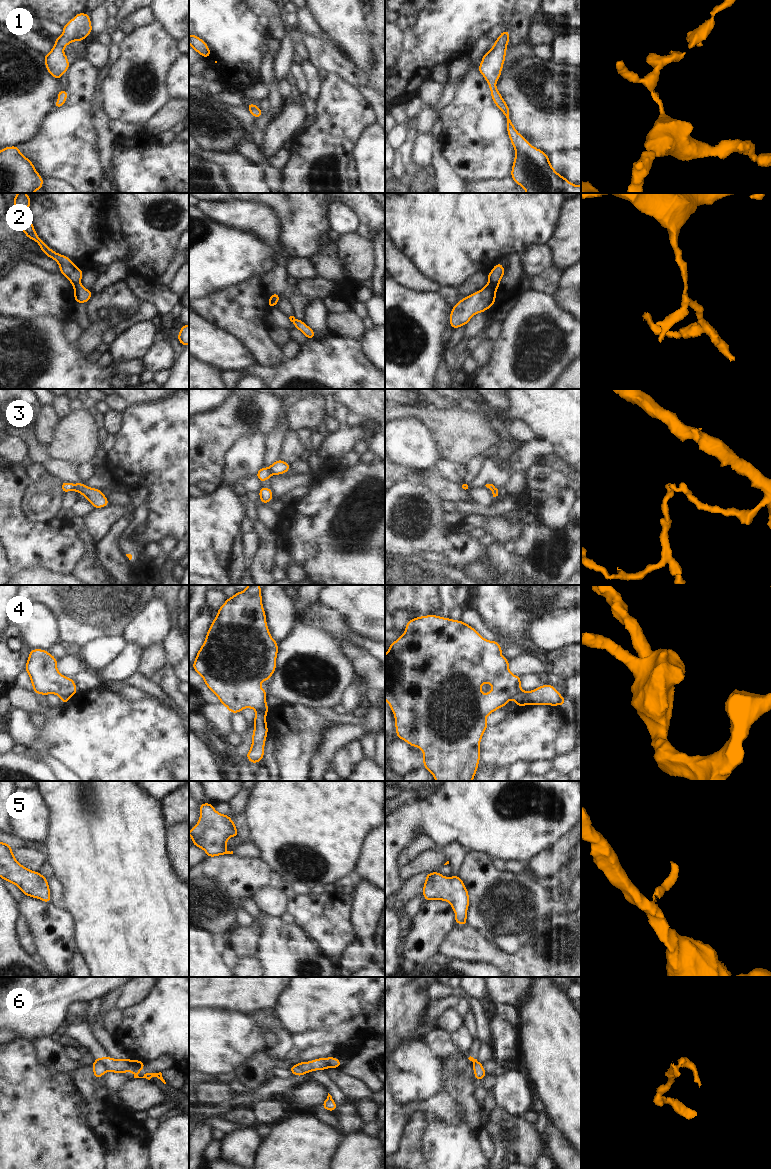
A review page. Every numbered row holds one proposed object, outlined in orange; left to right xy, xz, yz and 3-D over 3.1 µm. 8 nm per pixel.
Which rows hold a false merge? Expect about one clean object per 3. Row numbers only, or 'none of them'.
2, 3, 4, 5, 6

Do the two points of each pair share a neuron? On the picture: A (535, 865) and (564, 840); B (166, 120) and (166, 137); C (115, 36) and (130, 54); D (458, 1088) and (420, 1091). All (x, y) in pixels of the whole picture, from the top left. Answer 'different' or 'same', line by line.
A: same
B: different
C: different
D: different

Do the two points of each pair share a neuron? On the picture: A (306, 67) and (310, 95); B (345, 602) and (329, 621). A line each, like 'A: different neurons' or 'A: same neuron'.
A: same neuron
B: different neurons

